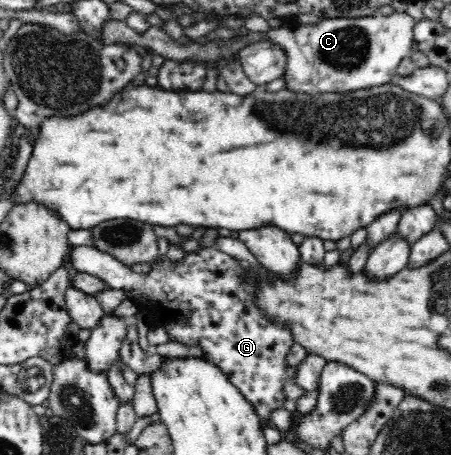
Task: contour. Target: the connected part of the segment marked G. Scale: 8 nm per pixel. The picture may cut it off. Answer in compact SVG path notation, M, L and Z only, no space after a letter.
M78 246L72 247L72 252L68 257L67 263L73 272L79 271L100 278L109 289L128 291L132 297L130 300L132 300L137 306L139 304L148 304L148 308L150 308L150 306L152 306L152 308L156 308L156 316L158 316L158 312L160 312L160 310L162 310L162 314L164 314L164 308L166 308L166 310L178 310L178 328L166 328L166 331L169 334L167 342L177 342L188 346L199 346L202 353L197 357L204 359L204 361L218 367L222 373L227 374L229 382L244 396L244 399L252 405L252 408L254 408L256 414L258 414L260 420L262 420L262 423L264 425L273 426L271 421L272 413L277 409L284 408L284 402L288 399L286 397L286 393L284 393L284 386L292 380L292 369L287 366L287 356L288 352L290 352L290 349L292 348L292 345L295 343L295 340L288 325L284 325L284 323L274 323L274 321L270 319L270 315L266 315L266 313L258 307L258 302L256 302L255 299L256 296L258 296L260 285L256 283L255 276L251 274L249 268L245 268L245 264L243 262L240 262L236 258L225 254L221 249L212 246L210 248L198 249L192 253L186 253L186 256L184 256L184 258L177 263L171 262L167 256L164 259L158 258L156 261L152 262L152 267L149 272L140 273L134 272L134 270L131 270L129 266L124 265L124 263L120 262L120 260L116 260L116 258L112 257L112 255L97 250L94 246Z

